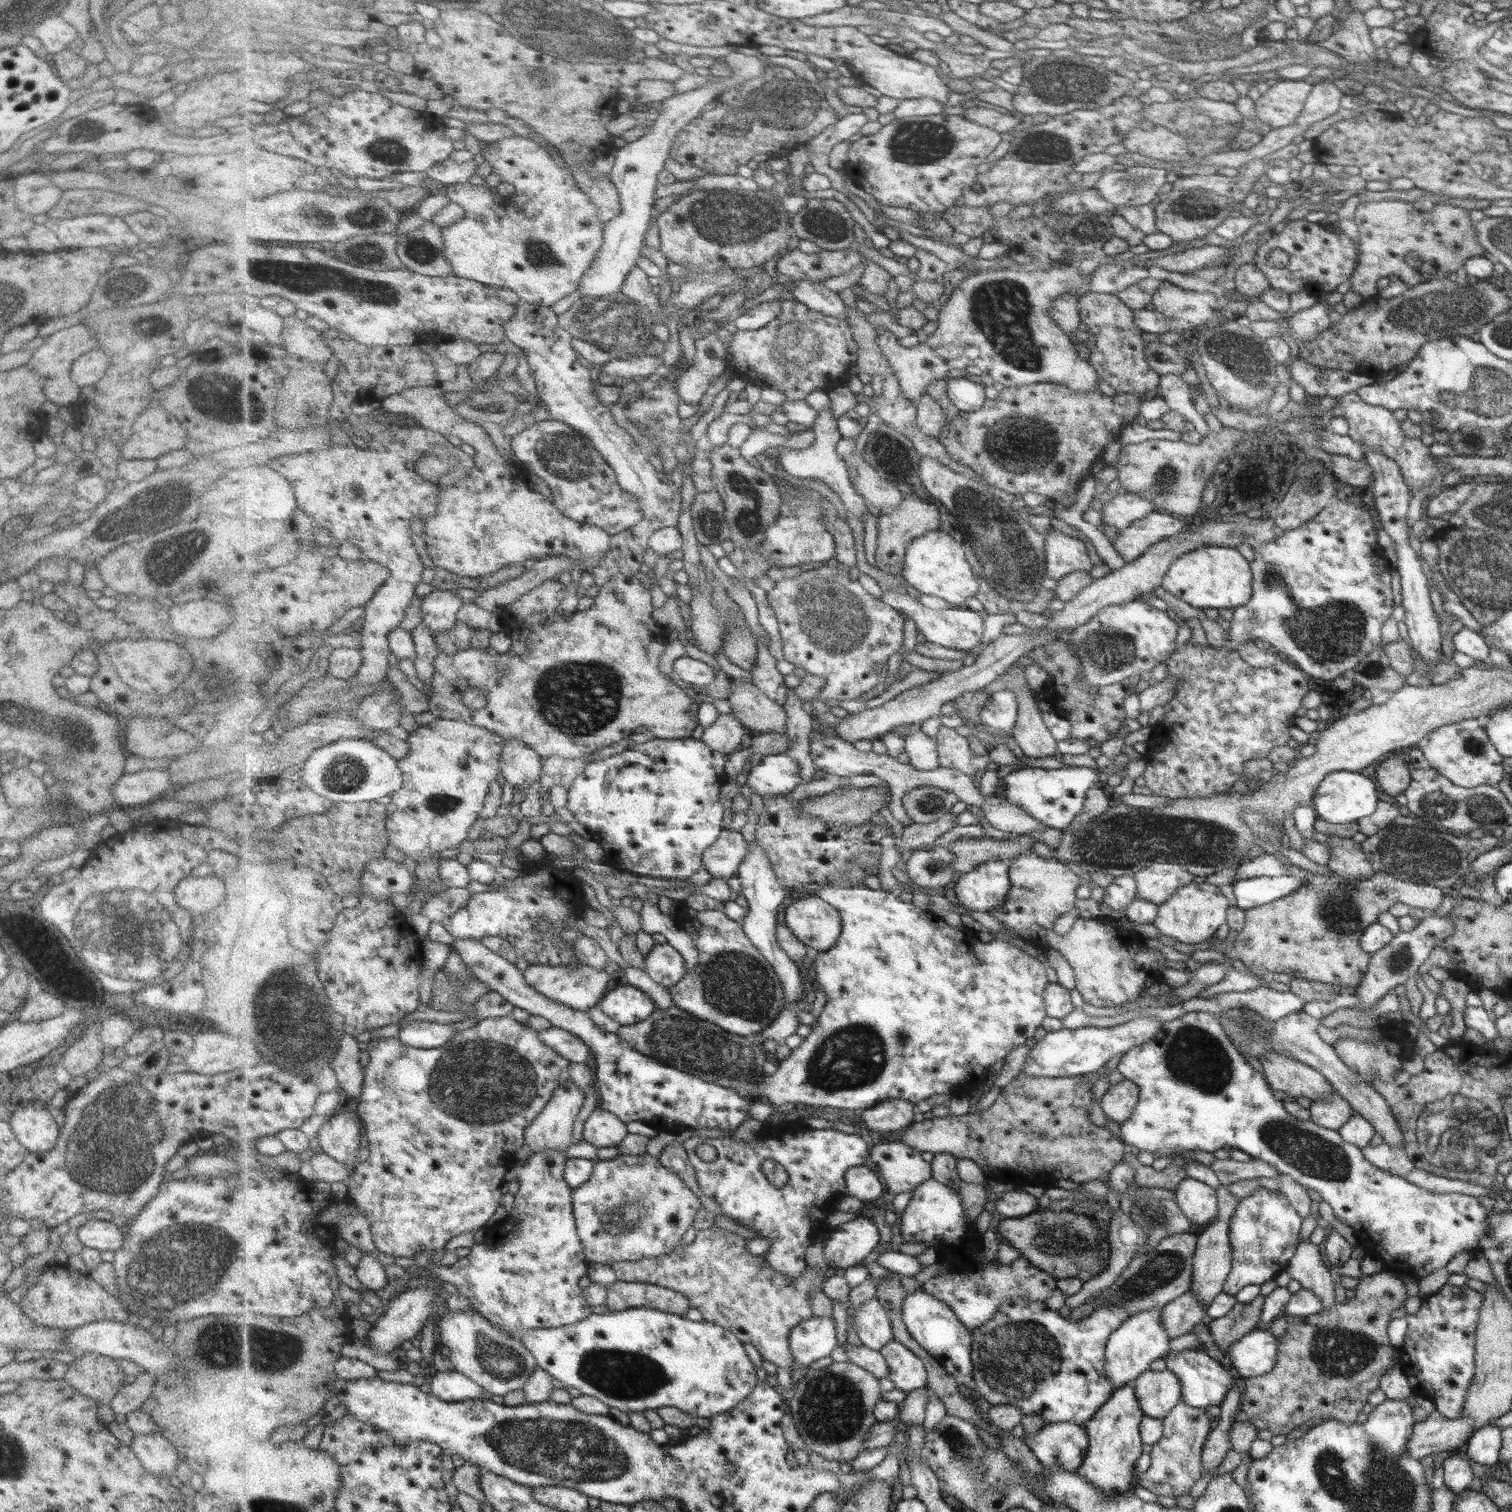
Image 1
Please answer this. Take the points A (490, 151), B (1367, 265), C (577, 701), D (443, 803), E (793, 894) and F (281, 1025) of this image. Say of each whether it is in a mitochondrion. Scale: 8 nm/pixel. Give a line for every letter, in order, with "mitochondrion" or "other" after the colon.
A: other
B: other
C: mitochondrion
D: mitochondrion
E: other
F: mitochondrion

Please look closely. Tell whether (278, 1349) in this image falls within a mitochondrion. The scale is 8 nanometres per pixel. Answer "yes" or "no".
yes

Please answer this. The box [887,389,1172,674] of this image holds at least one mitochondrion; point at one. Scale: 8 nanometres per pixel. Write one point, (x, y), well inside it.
(999, 547)

